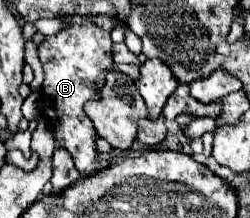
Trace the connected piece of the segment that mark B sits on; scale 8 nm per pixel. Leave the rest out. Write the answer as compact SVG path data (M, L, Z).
M67 16L71 22L69 28L61 30L57 36L47 36L39 46L39 58L45 70L45 80L41 86L43 102L41 114L53 126L55 148L65 148L75 168L89 176L95 172L97 162L97 132L91 118L85 114L85 102L99 100L99 90L105 86L105 76L113 70L113 52L111 36L93 24L91 16Z

